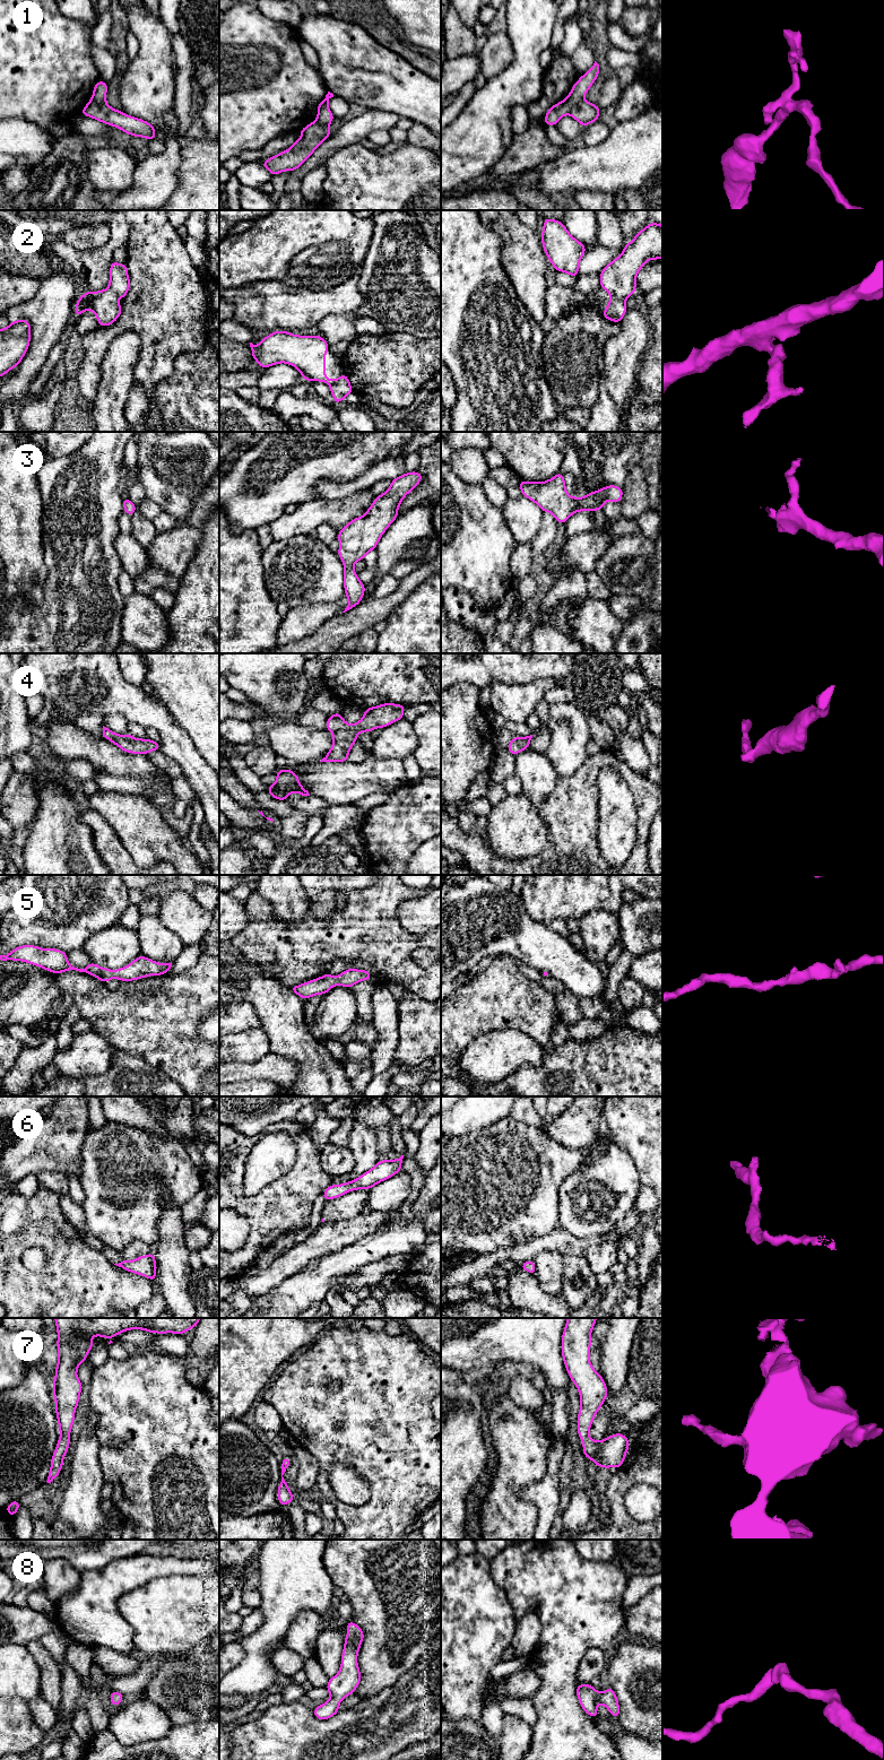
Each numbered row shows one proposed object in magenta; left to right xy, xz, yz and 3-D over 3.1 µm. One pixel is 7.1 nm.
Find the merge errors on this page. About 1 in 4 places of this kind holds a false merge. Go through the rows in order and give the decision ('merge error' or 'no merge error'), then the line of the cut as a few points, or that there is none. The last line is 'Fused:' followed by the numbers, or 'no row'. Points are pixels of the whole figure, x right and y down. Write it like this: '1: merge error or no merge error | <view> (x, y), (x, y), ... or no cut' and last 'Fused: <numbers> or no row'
1: merge error | yz (581, 98), (569, 113)
2: merge error | yz (610, 294), (624, 301)
3: no merge error | no cut
4: no merge error | no cut
5: no merge error | no cut
6: no merge error | no cut
7: no merge error | no cut
8: no merge error | no cut
Fused: 1, 2

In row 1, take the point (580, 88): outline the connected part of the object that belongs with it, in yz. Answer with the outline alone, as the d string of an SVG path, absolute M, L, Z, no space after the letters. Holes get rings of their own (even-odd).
M595 61L593 66L572 86L566 98L556 103L547 111L544 119L545 124L556 125L562 116L570 114L571 109L583 98L591 85L596 81L598 75L599 64Z

